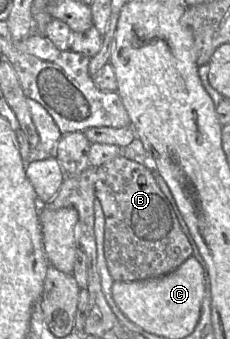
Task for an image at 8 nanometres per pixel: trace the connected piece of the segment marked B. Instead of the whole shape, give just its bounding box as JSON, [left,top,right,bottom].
[95,155,193,282]

